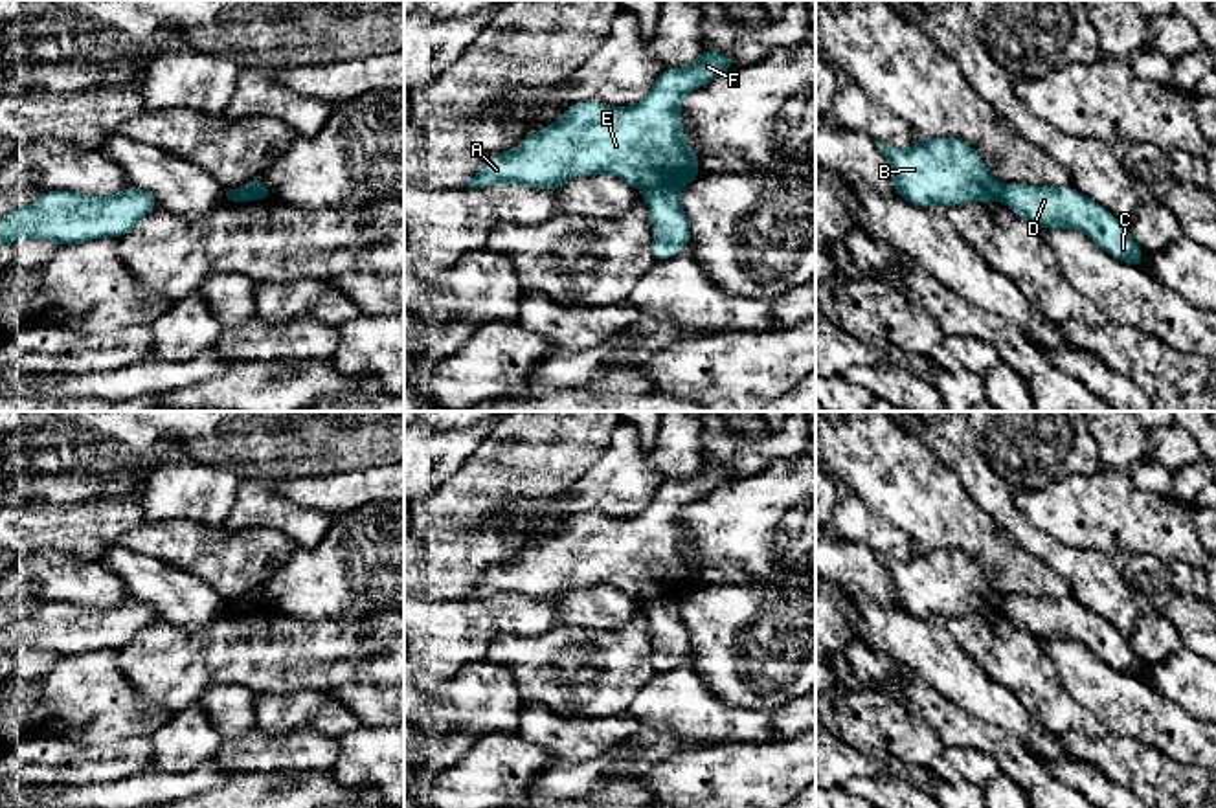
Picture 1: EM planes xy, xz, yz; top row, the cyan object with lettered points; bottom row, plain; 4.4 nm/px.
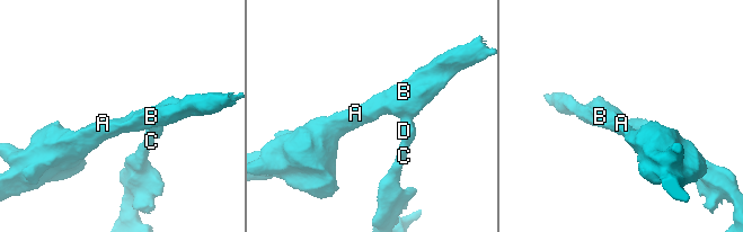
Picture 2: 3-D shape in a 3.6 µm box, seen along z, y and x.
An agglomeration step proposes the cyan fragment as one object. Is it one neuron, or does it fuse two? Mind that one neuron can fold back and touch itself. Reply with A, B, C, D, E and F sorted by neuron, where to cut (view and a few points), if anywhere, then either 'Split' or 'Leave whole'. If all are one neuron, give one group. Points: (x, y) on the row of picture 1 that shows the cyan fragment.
Groups: A B E F / C D. Split along xz (643, 188), (673, 186), (678, 191). Split

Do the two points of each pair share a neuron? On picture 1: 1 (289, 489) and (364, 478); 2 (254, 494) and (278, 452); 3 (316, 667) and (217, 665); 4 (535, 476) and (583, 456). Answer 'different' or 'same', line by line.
1: same
2: different
3: same
4: same

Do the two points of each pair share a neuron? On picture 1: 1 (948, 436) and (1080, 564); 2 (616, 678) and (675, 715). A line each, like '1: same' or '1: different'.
1: same
2: different

